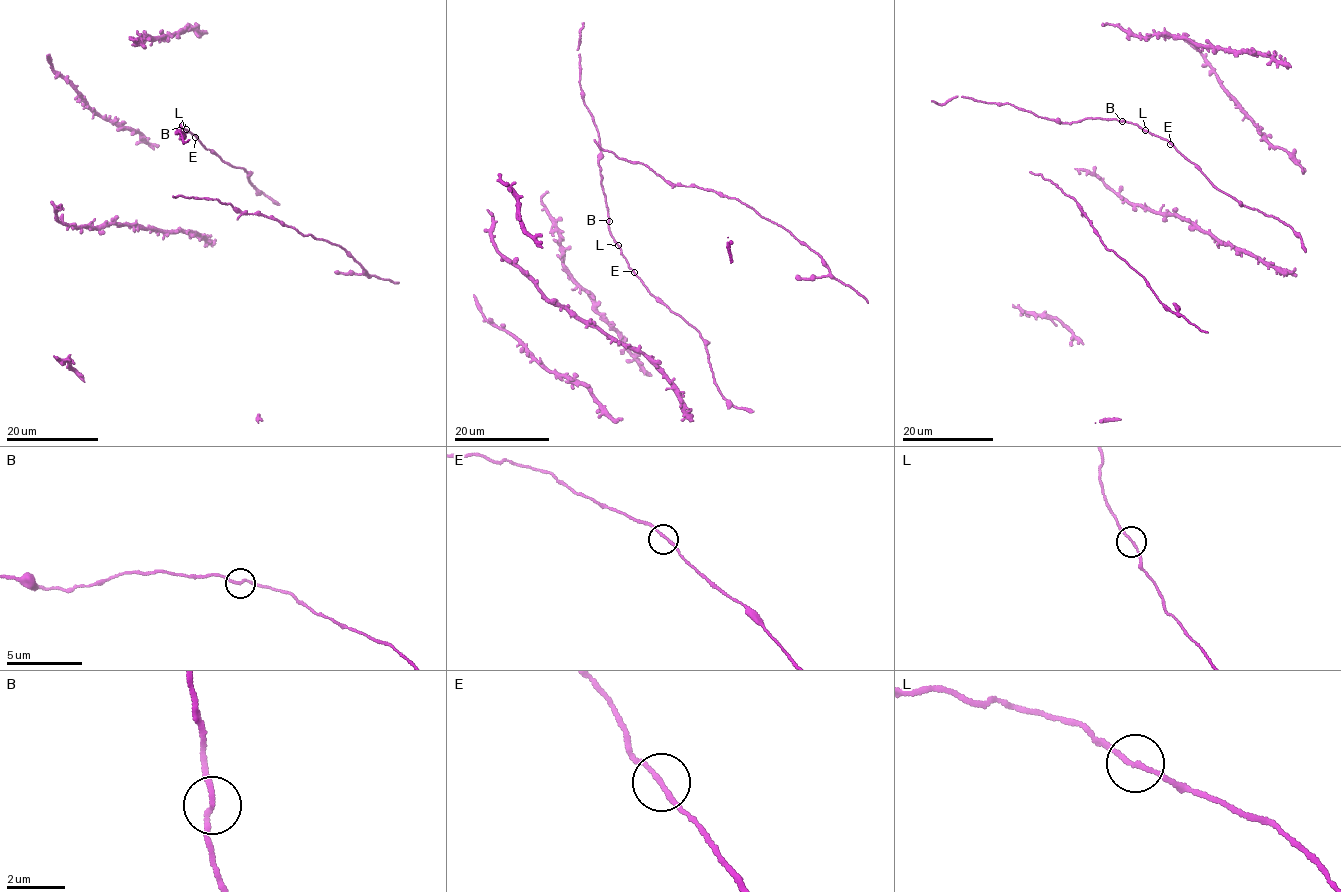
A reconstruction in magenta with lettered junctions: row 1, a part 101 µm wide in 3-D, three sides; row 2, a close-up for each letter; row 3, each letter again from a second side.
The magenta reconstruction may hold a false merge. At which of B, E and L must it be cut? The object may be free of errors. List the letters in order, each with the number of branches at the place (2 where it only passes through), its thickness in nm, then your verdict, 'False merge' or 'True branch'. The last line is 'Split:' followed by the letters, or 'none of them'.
B: Branches: 2. Thickness 170 nm. True branch
E: Branches: 2. Thickness 160 nm. True branch
L: Branches: 2. Thickness 150 nm. True branch
Split: none of them

